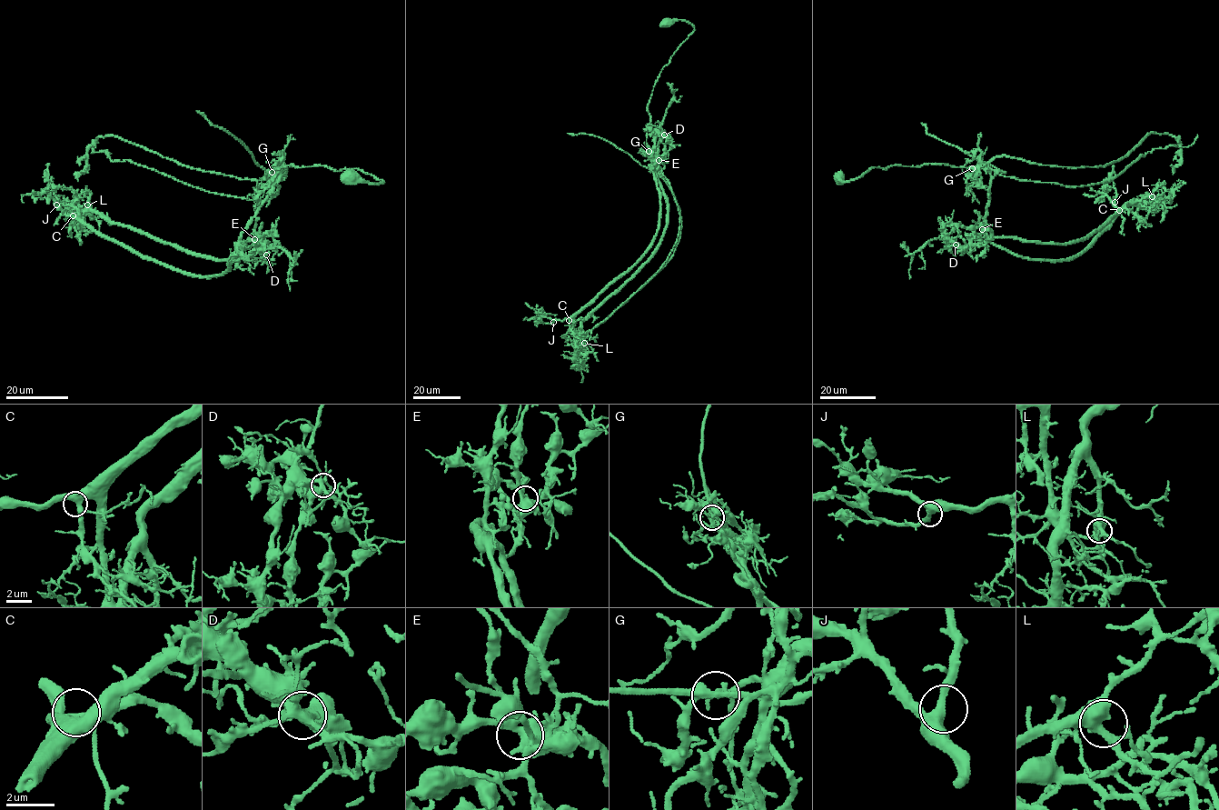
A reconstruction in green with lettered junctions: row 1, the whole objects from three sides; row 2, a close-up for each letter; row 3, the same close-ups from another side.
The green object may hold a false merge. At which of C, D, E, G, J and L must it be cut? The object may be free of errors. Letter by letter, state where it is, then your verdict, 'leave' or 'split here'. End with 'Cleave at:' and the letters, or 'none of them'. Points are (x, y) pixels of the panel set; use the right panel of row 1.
C: place (1119, 210); leave
D: place (956, 244); leave
E: place (982, 229); leave
G: place (972, 168); split here
J: place (1114, 202); leave
L: place (1152, 196); leave
Cleave at: G

